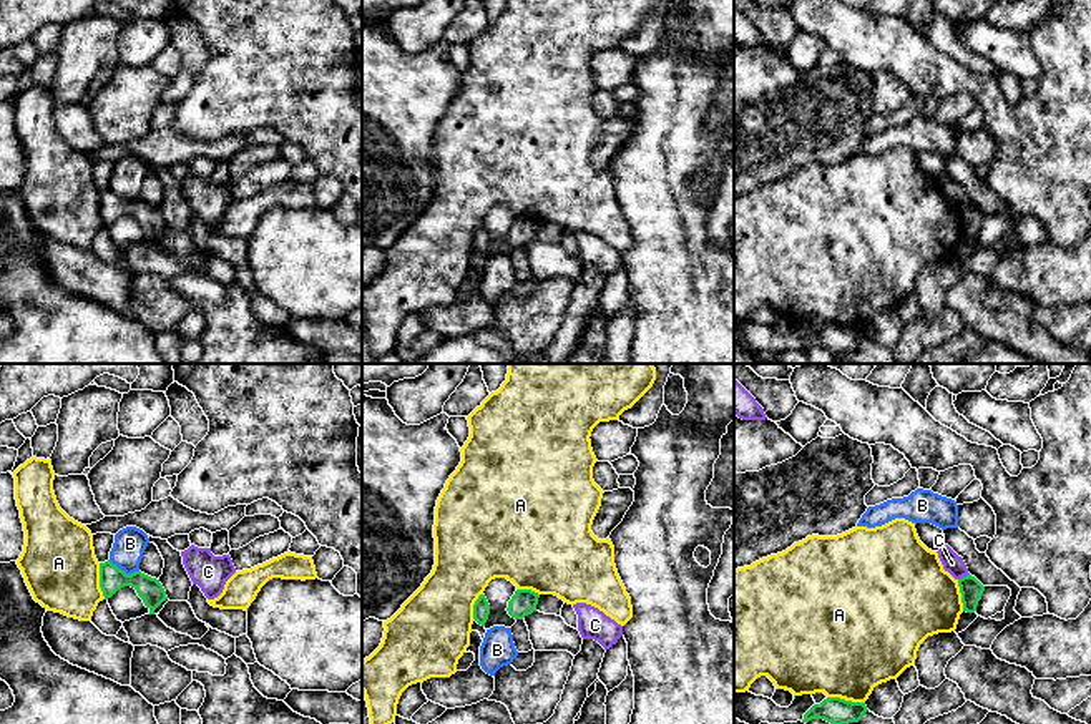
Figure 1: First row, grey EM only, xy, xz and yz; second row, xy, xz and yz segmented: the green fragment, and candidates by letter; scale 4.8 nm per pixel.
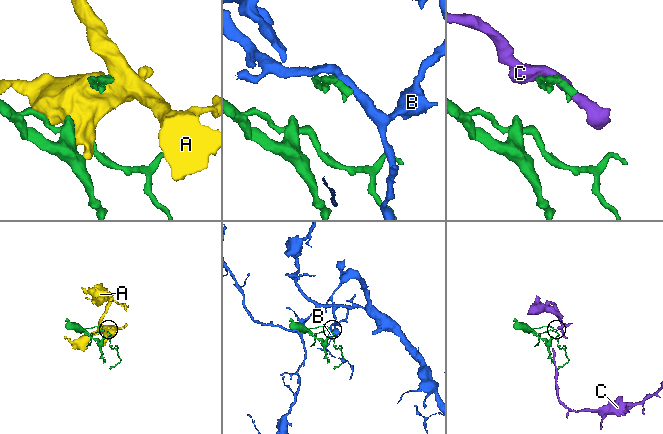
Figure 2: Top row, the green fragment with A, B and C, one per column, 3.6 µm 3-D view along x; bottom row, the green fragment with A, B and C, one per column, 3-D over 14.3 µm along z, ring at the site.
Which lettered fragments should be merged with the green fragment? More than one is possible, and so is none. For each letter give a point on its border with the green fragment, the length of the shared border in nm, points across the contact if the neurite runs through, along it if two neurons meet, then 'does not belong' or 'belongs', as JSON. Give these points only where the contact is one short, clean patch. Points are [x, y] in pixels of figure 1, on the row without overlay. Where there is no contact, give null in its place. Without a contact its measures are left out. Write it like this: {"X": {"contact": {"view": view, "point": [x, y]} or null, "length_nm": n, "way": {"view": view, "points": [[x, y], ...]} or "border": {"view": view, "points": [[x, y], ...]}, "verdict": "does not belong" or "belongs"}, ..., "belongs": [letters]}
{"A": {"contact": {"view": "yz", "point": [844, 327]}, "length_nm": 190, "verdict": "does not belong"}, "B": {"contact": {"view": "xy", "point": [122, 198]}, "length_nm": 160, "verdict": "does not belong"}, "C": {"contact": {"view": "yz", "point": [963, 205]}, "length_nm": 70, "border": {"view": "yz", "points": [[968, 201], [958, 208]]}, "verdict": "does not belong"}, "belongs": []}

